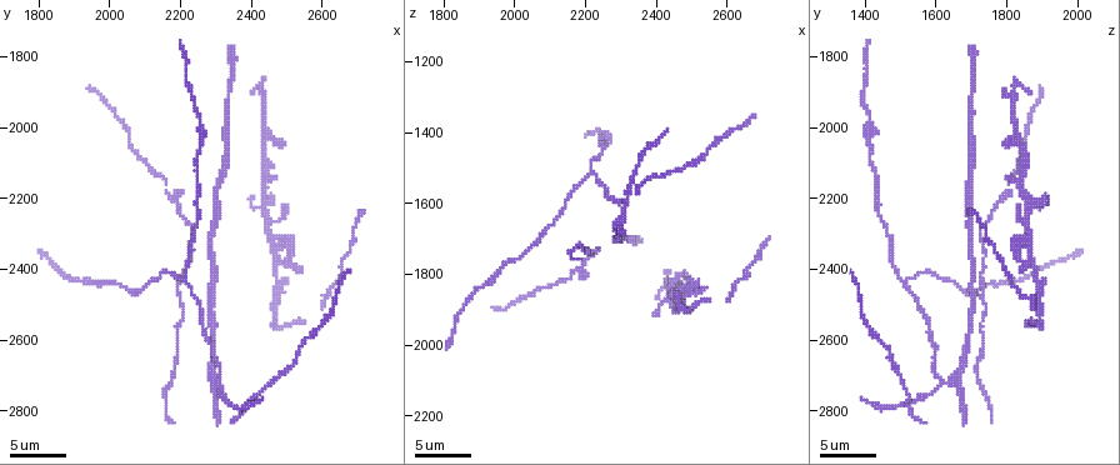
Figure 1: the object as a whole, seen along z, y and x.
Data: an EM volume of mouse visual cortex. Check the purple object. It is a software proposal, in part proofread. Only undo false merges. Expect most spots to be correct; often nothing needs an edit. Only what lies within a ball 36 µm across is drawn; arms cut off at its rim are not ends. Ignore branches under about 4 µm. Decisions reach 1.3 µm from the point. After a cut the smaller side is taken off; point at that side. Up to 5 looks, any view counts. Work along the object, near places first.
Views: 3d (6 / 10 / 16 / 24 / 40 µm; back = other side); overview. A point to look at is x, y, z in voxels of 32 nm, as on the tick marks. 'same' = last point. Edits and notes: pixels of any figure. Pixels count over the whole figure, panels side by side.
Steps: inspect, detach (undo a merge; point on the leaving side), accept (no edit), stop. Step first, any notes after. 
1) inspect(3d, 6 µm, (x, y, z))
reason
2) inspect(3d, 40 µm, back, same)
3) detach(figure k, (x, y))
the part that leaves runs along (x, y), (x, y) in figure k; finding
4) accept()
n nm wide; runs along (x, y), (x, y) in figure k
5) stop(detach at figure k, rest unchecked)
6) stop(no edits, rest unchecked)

inspect(3d, 10 µm, (1890, 2420, 1850))
calibre changes

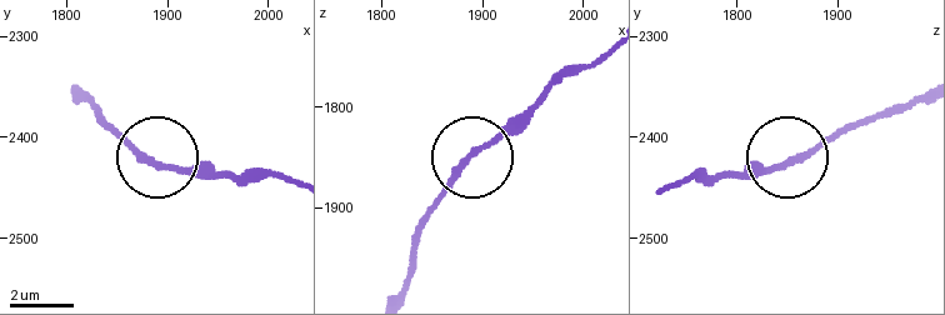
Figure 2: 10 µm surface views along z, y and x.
inspect(3d, 6 µm, (1892, 2430, 1842))

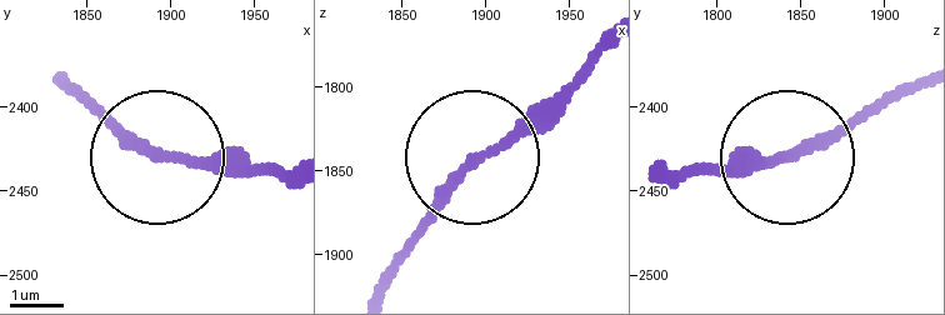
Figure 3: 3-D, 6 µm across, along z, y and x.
accept()
runs along (285, 178), (164, 159), (88, 101) in figure 3; all the same neuron

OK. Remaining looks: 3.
inspect(3d, 6 µm, (2220, 2430, 1520))
three arms meet

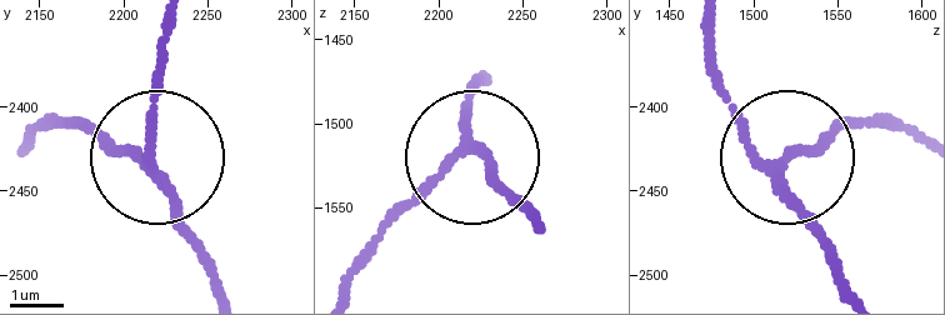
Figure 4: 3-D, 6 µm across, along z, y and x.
inspect(3d, 6 µm, back, (2216, 2438, 1514))

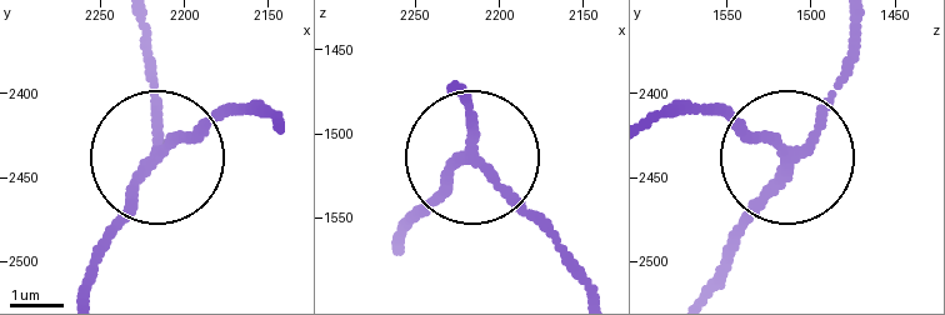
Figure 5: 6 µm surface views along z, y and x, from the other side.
accept()
3 arms; runs along (81, 285), (170, 150), (260, 110) in figure 5; all the same neuron

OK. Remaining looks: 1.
inspect(3d, 16 µm, (2280, 2300, 1700))
thin arm on a thick one

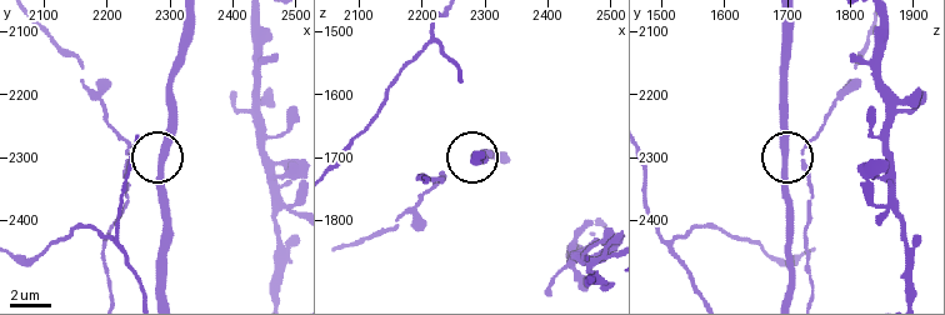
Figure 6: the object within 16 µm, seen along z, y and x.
accept()
3 arms; runs along (789, 81), (789, 150), (816, 138) in figure 6; all the same neuron

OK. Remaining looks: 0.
stop(no edits, rest unchecked)

